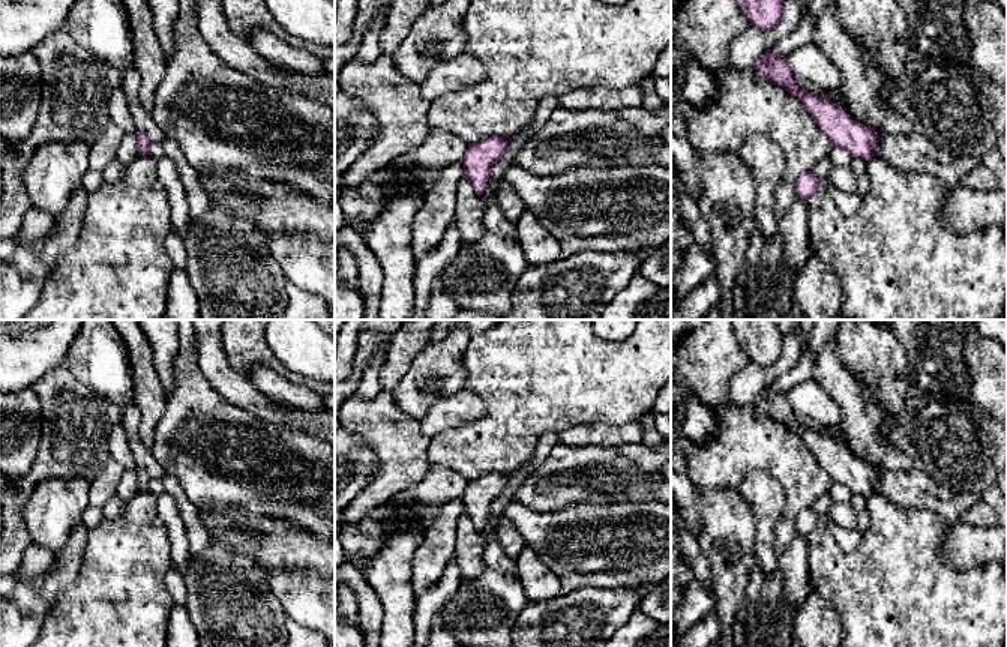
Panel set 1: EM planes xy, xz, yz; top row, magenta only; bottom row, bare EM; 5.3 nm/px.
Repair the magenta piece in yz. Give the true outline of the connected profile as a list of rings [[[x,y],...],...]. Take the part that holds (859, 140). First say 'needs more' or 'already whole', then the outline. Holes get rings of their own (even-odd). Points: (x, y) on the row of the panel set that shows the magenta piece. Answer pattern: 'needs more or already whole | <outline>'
already whole | [[[767,50],[758,59],[753,69],[762,80],[774,83],[795,96],[812,114],[831,146],[842,147],[852,158],[861,158],[864,161],[875,156],[878,132],[854,120],[830,99],[804,93],[795,83],[795,75],[788,59],[779,57],[771,50]]]

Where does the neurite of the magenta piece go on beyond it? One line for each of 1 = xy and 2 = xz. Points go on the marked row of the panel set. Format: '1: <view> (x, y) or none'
1: none
2: none

